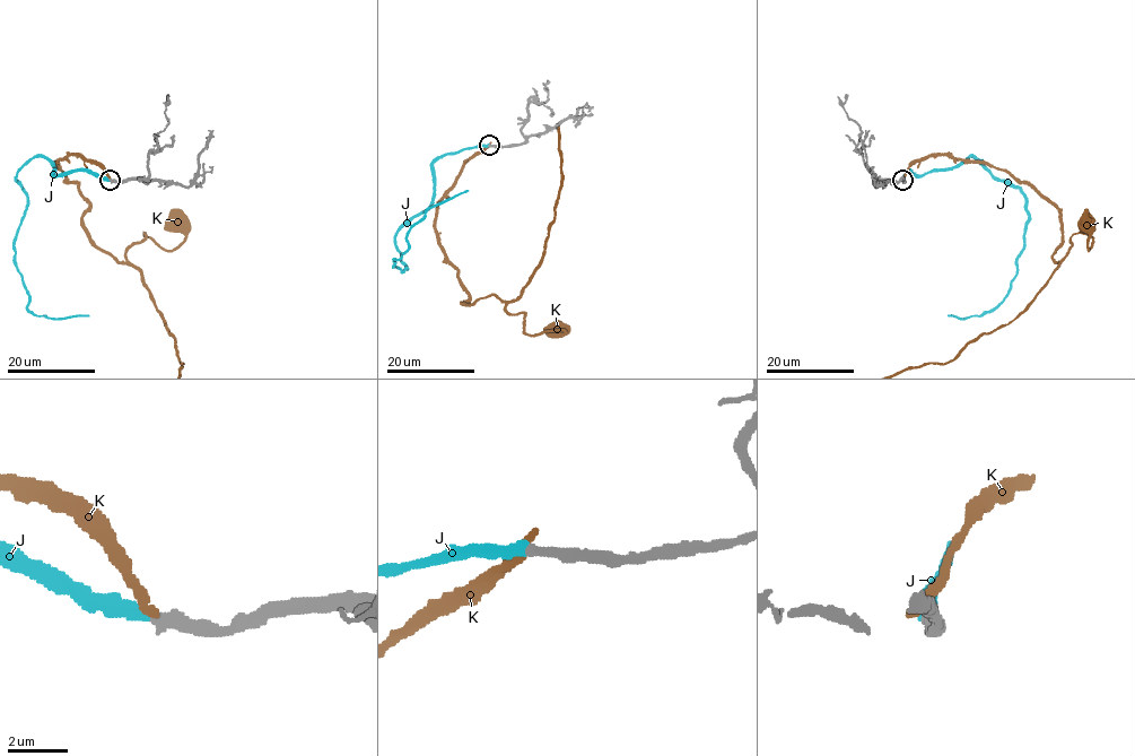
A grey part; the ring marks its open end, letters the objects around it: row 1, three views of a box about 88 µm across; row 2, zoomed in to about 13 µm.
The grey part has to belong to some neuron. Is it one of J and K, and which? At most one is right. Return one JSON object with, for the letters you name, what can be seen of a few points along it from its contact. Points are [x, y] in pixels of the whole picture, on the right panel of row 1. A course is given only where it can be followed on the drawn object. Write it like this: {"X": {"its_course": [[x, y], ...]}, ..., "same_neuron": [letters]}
{"J": {"its_course": [[902, 180], [907, 171], [952, 170], [975, 157], [1026, 199], [1023, 250], [1005, 297], [984, 314], [948, 315]]}, "same_neuron": ["J"]}

